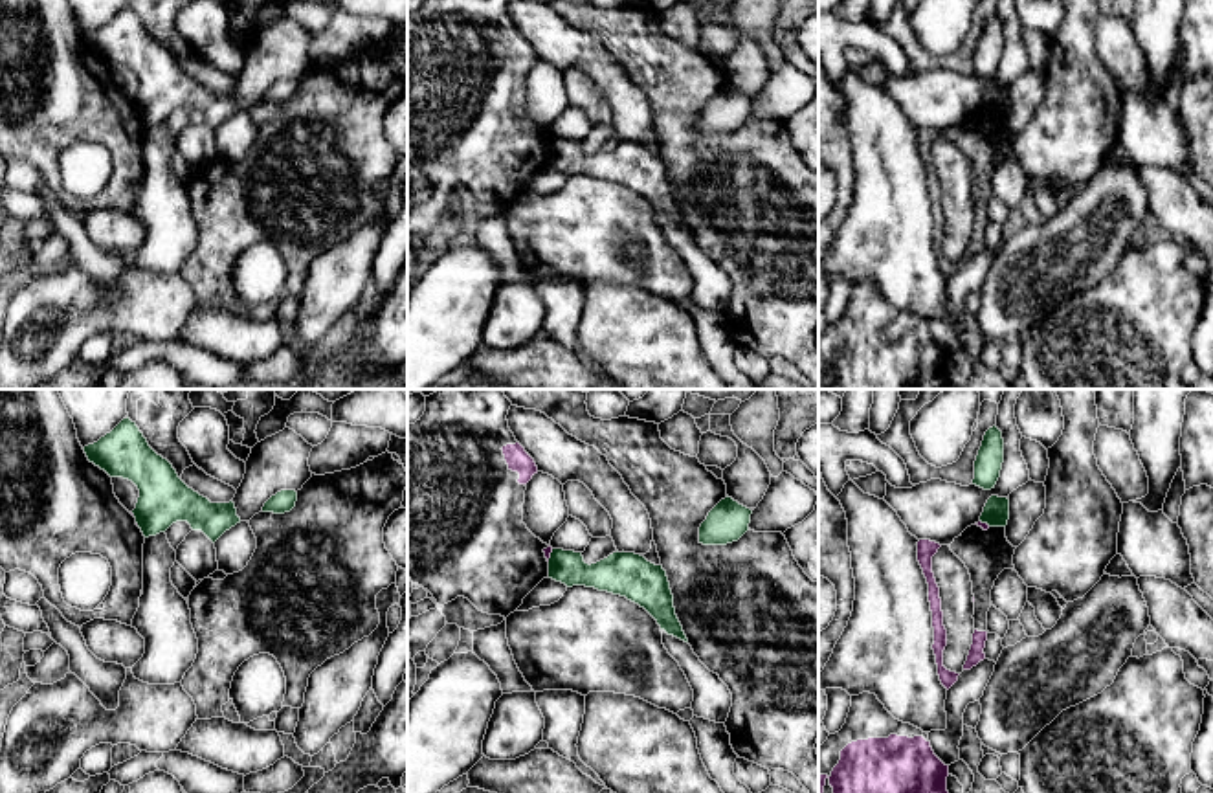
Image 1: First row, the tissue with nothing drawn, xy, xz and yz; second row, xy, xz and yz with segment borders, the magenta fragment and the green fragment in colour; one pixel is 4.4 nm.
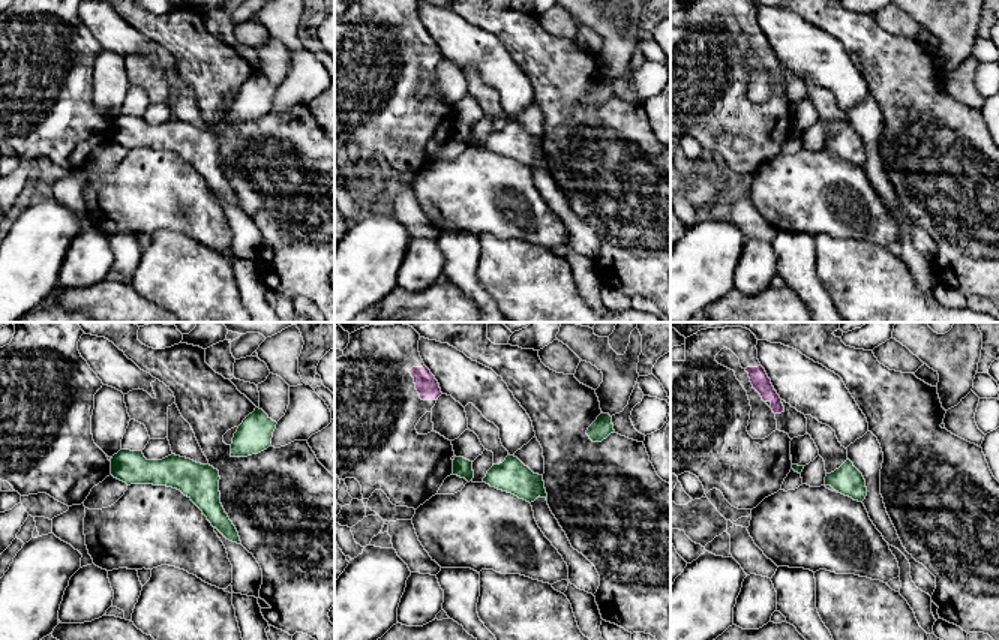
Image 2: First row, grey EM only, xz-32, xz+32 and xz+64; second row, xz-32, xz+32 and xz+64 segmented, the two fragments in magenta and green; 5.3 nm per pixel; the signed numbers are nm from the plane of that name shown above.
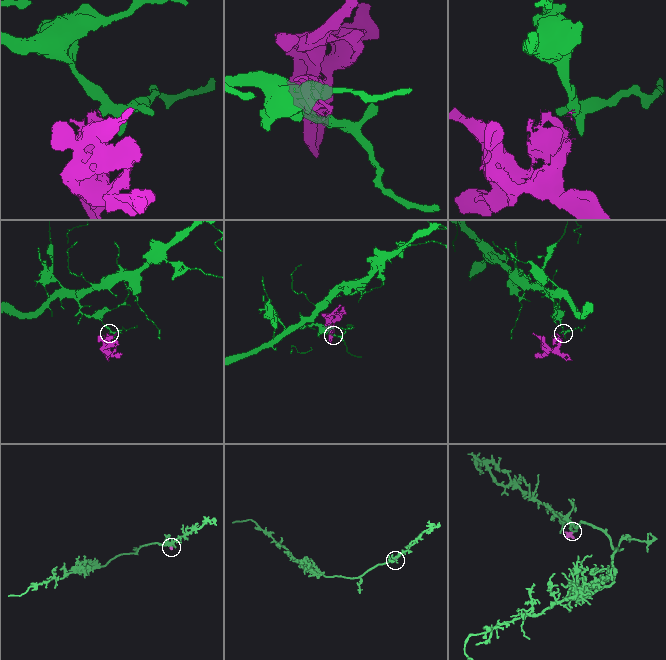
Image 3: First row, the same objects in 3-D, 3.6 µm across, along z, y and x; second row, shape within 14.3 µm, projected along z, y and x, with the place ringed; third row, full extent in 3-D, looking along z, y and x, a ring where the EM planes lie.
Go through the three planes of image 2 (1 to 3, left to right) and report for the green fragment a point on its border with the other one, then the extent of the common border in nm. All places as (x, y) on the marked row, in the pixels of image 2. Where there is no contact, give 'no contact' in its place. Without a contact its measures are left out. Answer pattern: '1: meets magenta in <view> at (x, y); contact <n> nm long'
1: no contact
2: no contact
3: no contact

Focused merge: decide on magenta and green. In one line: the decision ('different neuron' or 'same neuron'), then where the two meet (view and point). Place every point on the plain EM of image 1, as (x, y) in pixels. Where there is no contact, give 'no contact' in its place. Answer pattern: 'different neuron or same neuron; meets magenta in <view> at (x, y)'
different neuron; meets magenta in xz at (549, 144)

